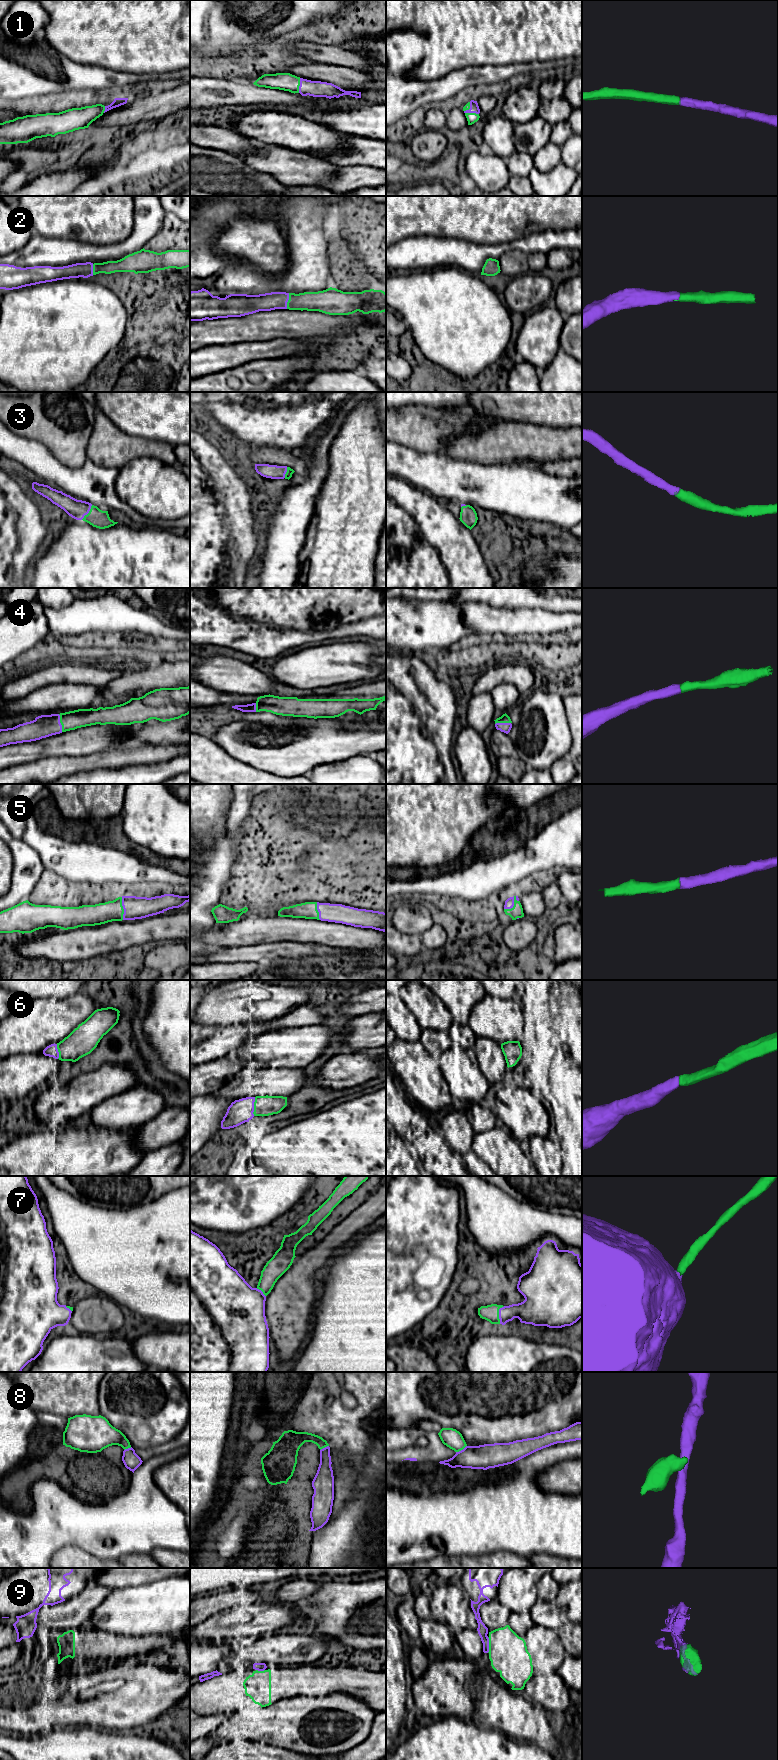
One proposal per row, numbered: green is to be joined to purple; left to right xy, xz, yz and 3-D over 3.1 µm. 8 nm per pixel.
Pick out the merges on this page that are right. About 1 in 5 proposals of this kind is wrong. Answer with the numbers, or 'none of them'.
1, 2, 3, 4, 5, 6, 7, 8

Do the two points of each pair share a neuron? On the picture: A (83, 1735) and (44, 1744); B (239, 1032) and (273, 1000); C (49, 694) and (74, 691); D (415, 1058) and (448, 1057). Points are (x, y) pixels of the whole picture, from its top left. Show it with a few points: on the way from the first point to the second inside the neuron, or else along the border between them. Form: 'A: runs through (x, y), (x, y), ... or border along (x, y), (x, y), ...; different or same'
A: runs through (73, 1744), (54, 1744); same
B: border along (273, 1019), (232, 1023), (227, 1026); different
C: runs through (55, 694), (68, 694); same
D: border along (436, 1060), (445, 1082); different

